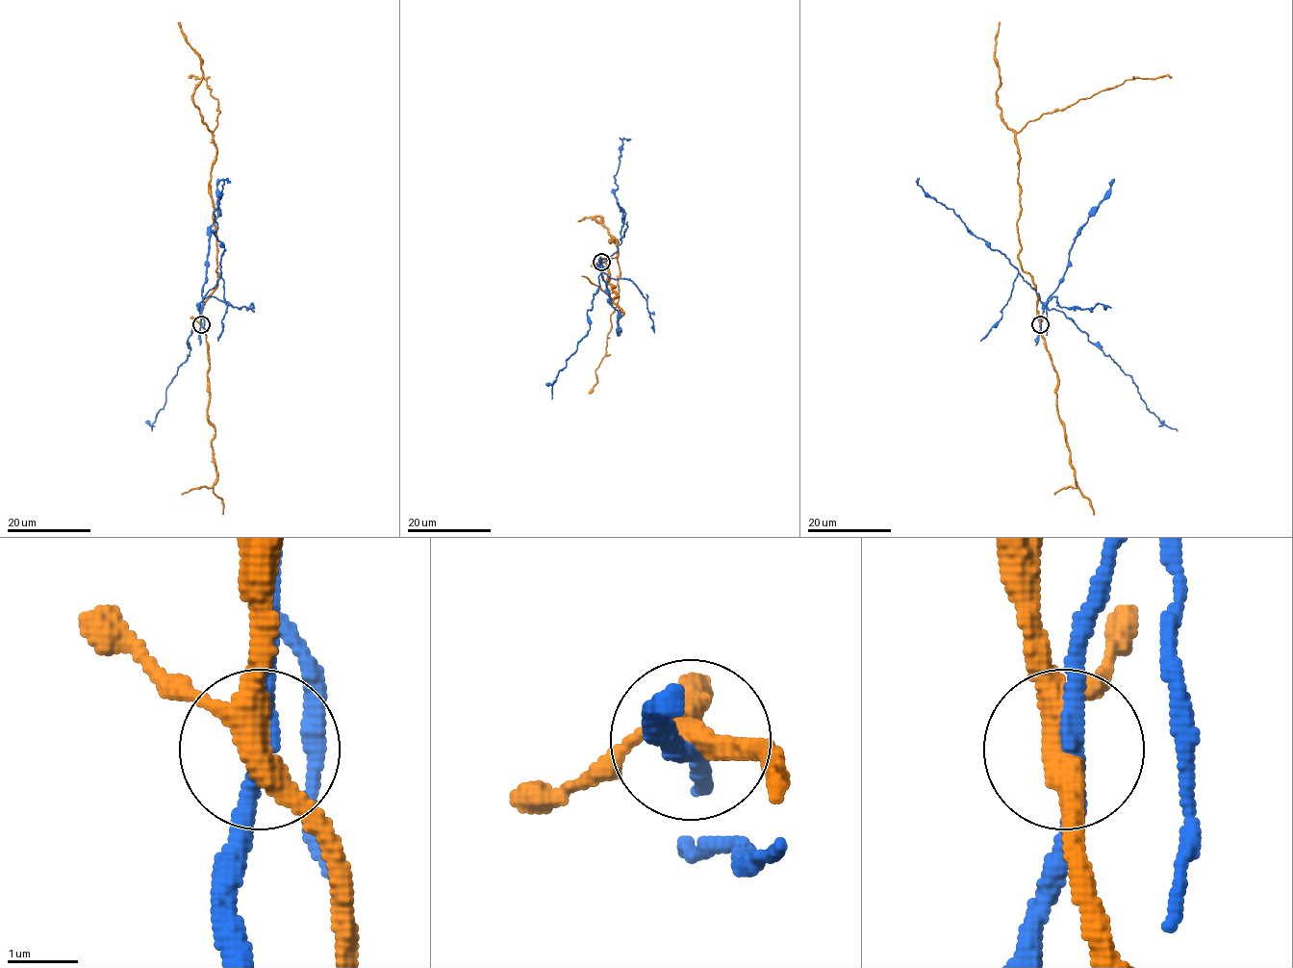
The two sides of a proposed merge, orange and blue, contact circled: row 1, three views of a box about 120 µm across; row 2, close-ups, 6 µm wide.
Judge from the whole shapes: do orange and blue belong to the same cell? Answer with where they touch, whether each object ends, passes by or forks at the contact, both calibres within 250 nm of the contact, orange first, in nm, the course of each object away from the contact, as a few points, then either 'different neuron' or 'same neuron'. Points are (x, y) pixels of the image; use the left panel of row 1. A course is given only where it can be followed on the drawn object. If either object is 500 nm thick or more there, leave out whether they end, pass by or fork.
(201, 324) | orange forks | blue passes by | 300/240 nm | orange via (201, 324), (203, 304), (217, 277), (210, 184), (215, 155), (213, 135), (219, 113), (205, 79), (190, 77) | blue via (201, 324), (200, 305), (216, 284), (225, 248), (215, 236), (214, 212), (222, 185), (225, 180), (230, 182) | different neuron

